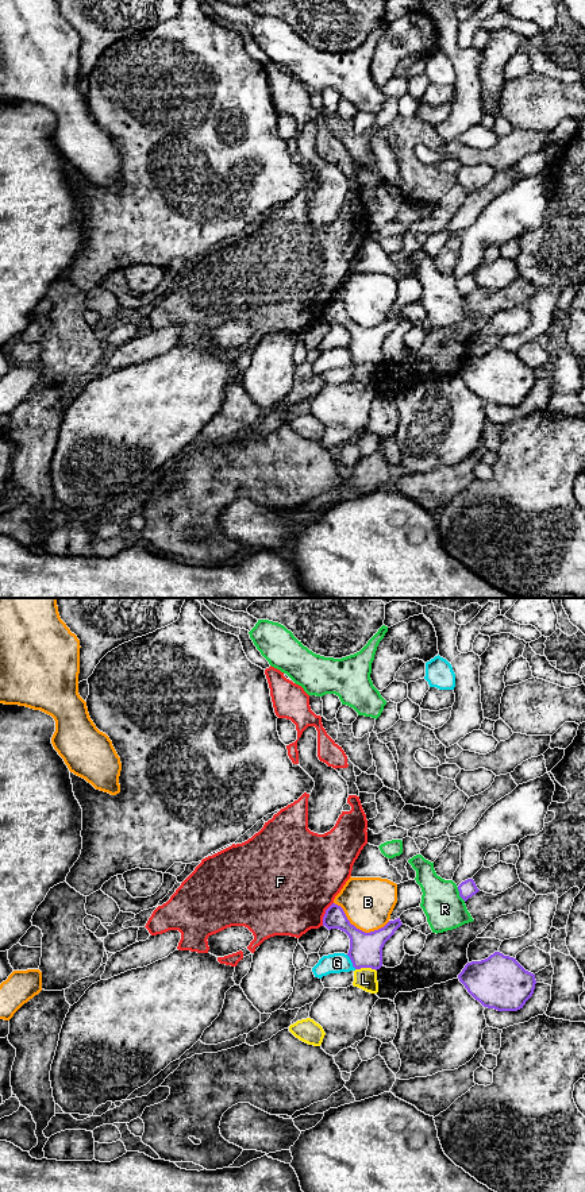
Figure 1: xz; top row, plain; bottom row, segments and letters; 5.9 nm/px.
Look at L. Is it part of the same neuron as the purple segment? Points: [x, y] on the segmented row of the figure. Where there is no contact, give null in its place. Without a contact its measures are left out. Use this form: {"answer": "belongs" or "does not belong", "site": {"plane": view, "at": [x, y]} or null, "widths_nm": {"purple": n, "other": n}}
{"answer": "does not belong", "site": {"plane": "xz", "at": [366, 967]}, "widths_nm": {"purple": 190, "other": 130}}

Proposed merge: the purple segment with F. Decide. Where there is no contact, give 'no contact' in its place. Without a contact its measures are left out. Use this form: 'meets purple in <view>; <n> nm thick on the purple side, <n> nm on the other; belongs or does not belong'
meets purple in xz; 130 nm thick on the purple side, 480 nm on the other; does not belong

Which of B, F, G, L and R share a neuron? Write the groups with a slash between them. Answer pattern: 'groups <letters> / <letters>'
groups B / F / G / L / R

